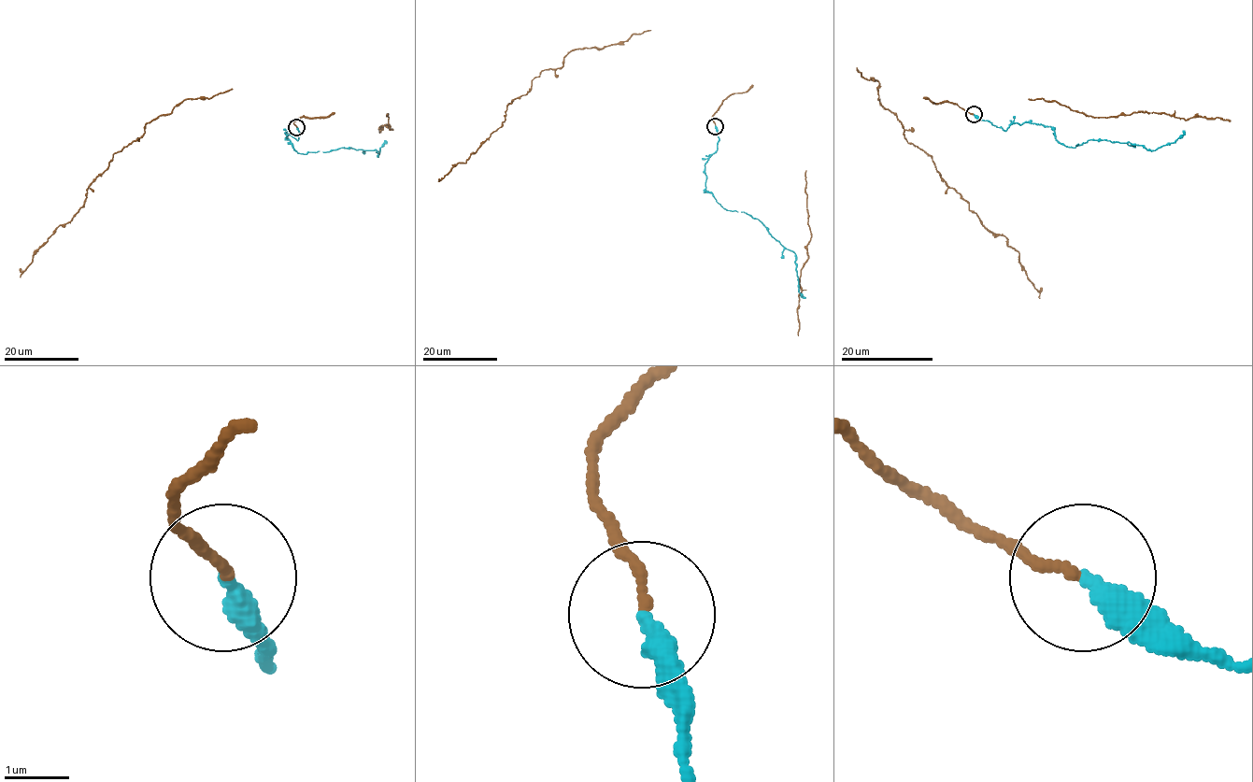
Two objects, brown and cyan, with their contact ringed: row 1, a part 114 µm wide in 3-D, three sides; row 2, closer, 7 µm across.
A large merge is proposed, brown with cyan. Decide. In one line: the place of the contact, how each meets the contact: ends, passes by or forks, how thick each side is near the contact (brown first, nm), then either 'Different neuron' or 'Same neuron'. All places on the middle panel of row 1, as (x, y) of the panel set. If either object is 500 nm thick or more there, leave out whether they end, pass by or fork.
Place: (715, 126). At the ring brown ends. At the ring cyan ends. Thickness 140 nm (brown) against 320 nm. Same neuron

